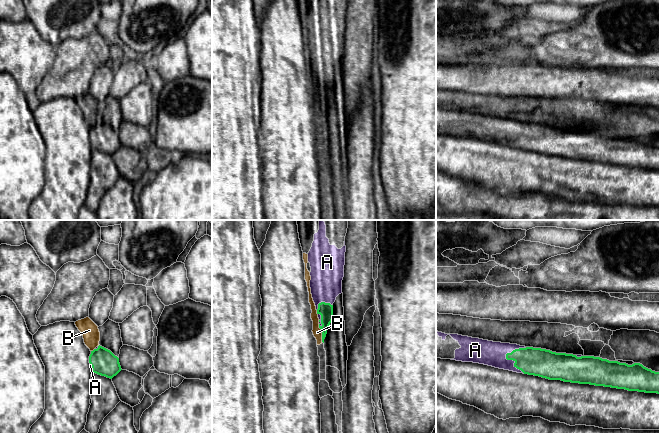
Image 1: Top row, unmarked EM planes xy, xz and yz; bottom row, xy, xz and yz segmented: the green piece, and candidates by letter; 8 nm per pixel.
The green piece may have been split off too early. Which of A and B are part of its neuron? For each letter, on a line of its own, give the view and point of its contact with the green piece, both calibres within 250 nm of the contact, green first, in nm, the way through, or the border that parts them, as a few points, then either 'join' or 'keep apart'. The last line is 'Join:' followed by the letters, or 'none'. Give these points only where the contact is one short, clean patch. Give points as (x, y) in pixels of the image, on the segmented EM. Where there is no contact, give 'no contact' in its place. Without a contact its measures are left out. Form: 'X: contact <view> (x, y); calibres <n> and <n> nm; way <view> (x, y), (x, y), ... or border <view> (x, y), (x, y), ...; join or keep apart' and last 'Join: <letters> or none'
A: contact yz (515, 362); calibres 220 and 200 nm; join
B: contact xz (322, 333); calibres 110 and 70 nm; border xz (318, 324), (321, 330), (322, 341); keep apart
Join: A

